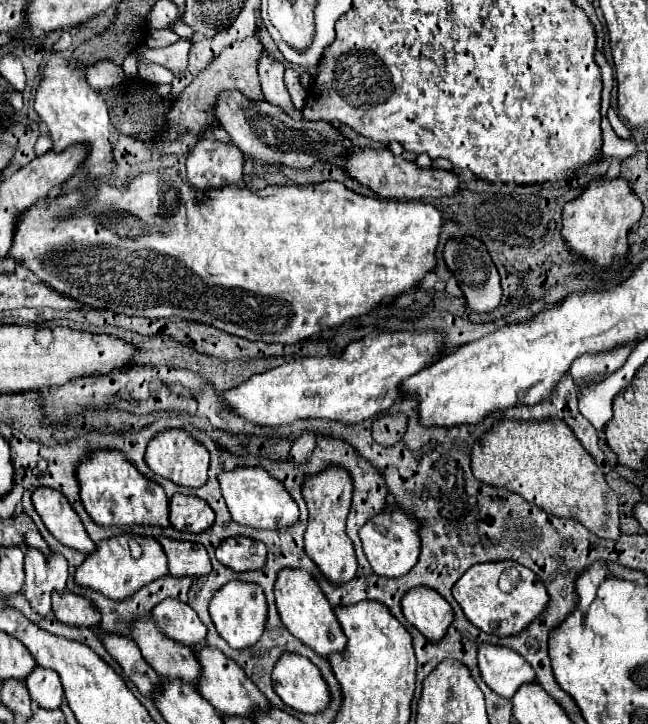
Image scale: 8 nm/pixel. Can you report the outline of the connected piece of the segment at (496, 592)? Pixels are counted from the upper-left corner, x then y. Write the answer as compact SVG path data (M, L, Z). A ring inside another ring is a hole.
M496 561L496 563L480 563L468 569L452 587L452 595L460 603L464 615L484 633L496 635L496 637L510 637L518 635L528 627L528 623L534 623L540 619L540 615L546 611L550 603L550 595L544 587L544 583L526 567L514 563L514 561ZM506 567L516 567L520 571L520 581L514 587L514 591L504 593L498 589L498 577Z

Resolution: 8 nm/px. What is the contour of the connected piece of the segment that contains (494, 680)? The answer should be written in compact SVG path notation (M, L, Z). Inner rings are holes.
M480 645L478 667L484 683L502 699L512 699L524 683L536 681L530 663L508 647Z

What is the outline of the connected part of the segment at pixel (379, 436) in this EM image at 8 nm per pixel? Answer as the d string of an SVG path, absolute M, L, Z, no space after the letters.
M380 415L374 419L374 439L380 445L394 445L406 429L406 415Z

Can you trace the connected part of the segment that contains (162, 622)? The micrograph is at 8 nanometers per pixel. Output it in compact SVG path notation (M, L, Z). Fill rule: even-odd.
M164 599L152 609L152 619L160 631L182 645L200 647L206 641L206 627L196 615L196 611L176 599Z

